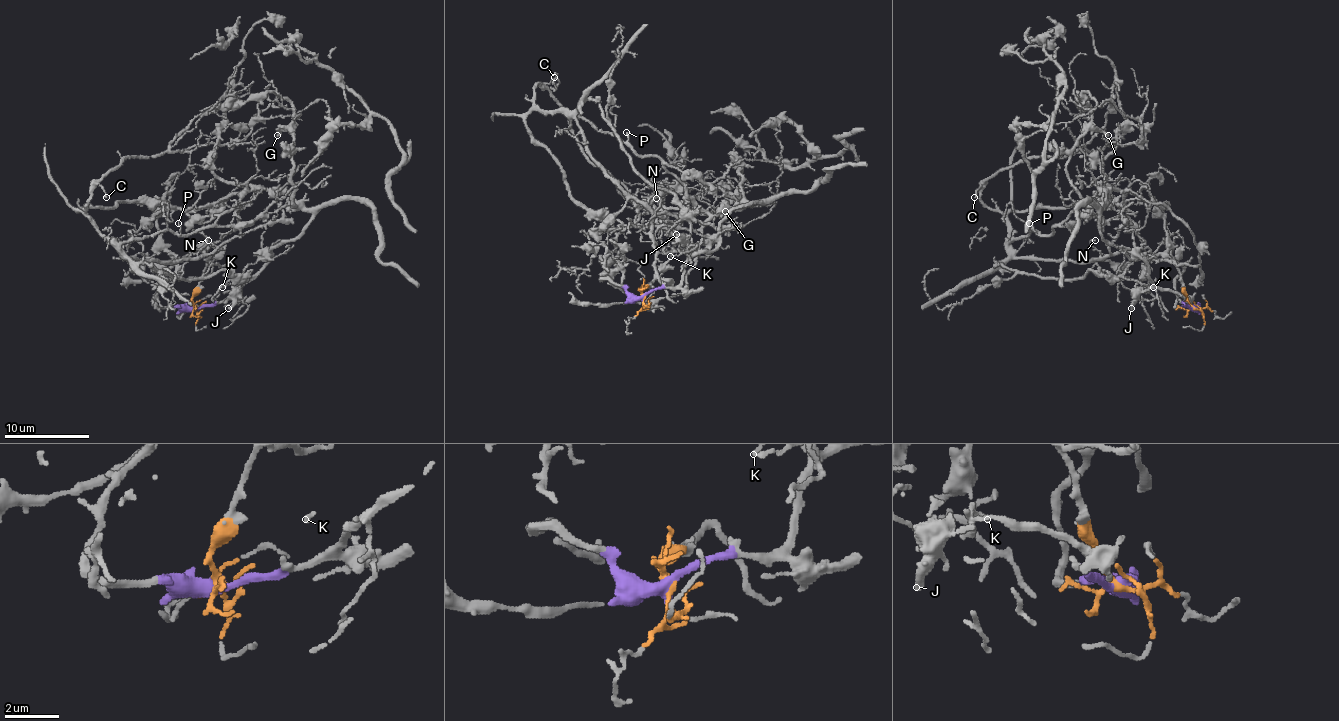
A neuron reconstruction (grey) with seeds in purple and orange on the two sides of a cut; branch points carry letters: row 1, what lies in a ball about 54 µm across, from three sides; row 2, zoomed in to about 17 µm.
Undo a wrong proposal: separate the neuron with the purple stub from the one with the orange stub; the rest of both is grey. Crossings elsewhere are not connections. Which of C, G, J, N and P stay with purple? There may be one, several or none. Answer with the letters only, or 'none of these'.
G, J

